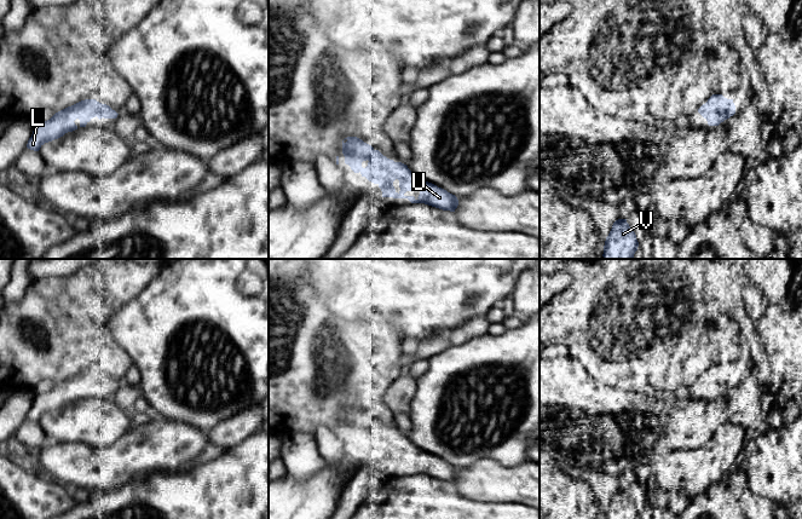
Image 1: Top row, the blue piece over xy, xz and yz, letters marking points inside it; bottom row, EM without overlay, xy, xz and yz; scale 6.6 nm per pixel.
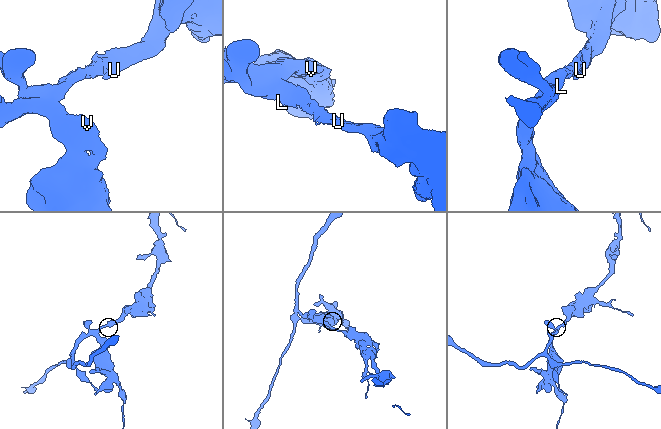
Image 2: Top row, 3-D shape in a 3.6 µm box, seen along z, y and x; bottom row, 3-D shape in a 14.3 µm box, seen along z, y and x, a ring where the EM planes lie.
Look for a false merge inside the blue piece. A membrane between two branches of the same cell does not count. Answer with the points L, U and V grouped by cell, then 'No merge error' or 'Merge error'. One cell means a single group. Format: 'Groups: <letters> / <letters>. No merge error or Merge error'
Groups: L U V. No merge error

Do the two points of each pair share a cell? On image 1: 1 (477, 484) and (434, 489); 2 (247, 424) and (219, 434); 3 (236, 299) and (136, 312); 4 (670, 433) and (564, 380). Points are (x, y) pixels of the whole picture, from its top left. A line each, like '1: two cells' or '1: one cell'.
1: two cells
2: one cell
3: one cell
4: one cell

